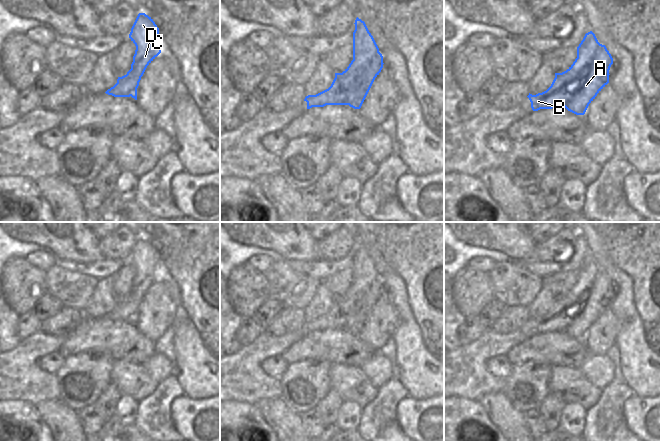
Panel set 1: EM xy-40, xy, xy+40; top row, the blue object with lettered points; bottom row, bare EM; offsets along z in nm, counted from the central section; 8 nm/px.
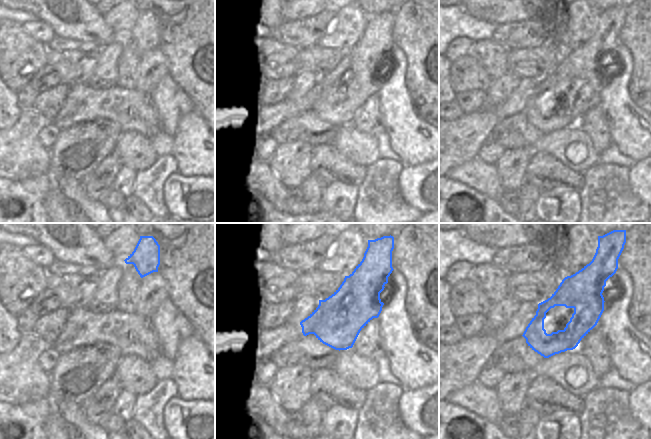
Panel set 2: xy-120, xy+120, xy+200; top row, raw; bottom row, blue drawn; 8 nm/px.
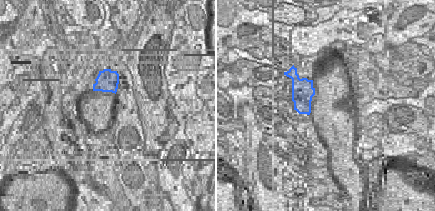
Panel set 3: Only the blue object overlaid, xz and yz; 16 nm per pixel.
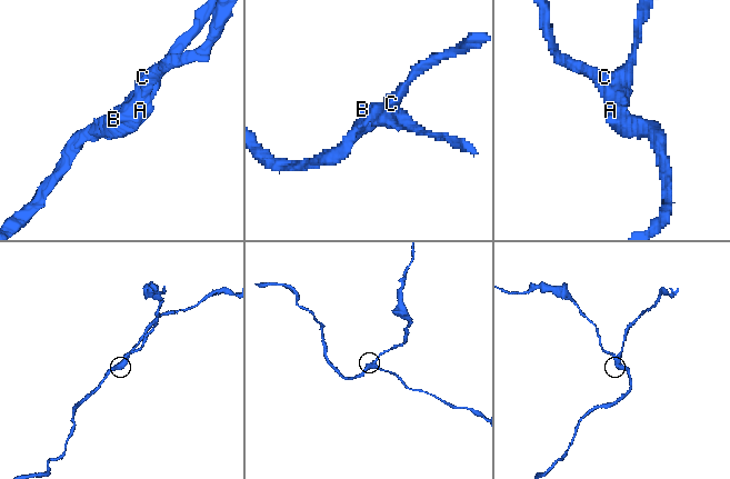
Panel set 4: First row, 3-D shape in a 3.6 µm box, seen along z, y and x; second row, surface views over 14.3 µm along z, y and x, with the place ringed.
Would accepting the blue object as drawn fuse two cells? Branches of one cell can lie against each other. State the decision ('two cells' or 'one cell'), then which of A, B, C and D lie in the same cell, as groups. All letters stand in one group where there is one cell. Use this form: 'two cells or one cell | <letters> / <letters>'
two cells | A / B C D

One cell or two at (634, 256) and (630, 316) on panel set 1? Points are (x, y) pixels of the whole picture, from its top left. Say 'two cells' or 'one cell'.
two cells

